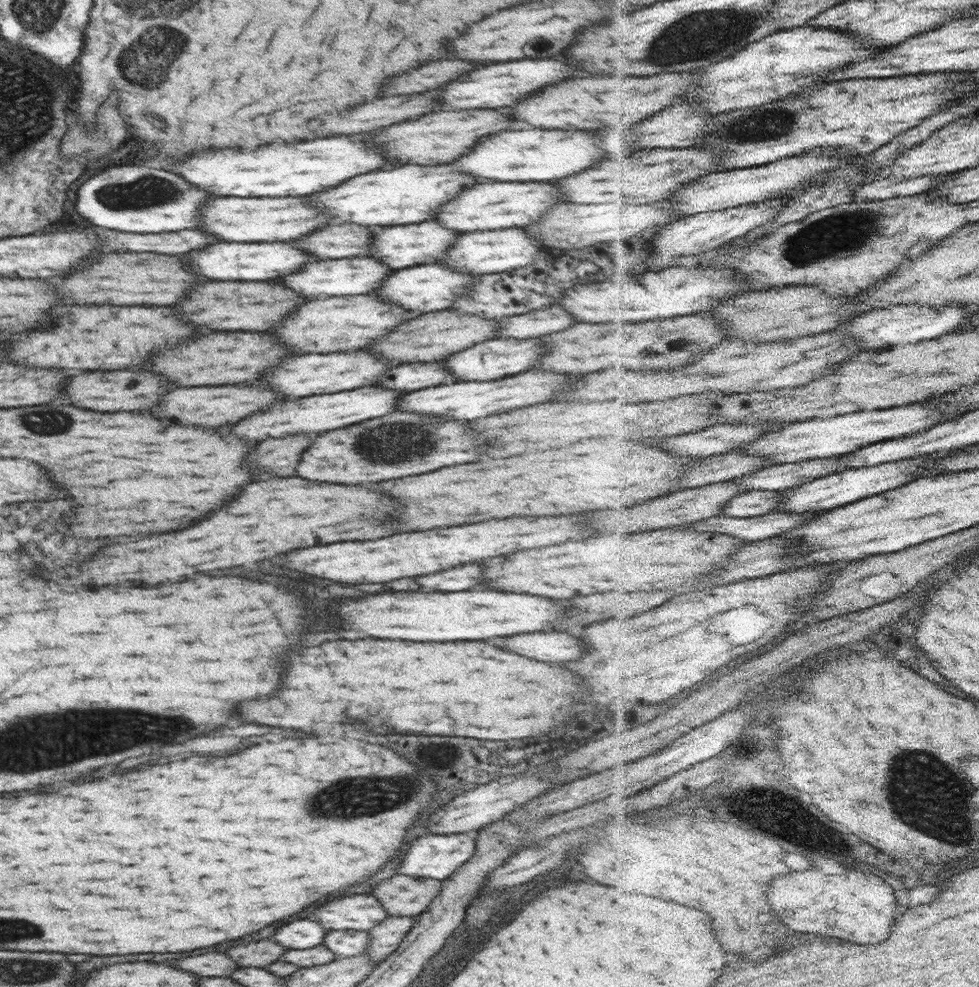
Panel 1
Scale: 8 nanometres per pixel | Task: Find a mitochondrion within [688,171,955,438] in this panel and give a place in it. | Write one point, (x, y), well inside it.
(838, 232)

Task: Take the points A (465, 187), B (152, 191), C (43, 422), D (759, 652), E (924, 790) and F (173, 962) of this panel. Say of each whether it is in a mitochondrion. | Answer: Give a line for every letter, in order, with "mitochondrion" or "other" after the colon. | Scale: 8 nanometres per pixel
A: other
B: mitochondrion
C: mitochondrion
D: other
E: mitochondrion
F: other

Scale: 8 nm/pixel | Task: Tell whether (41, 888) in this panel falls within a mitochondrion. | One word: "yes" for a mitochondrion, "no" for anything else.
no

